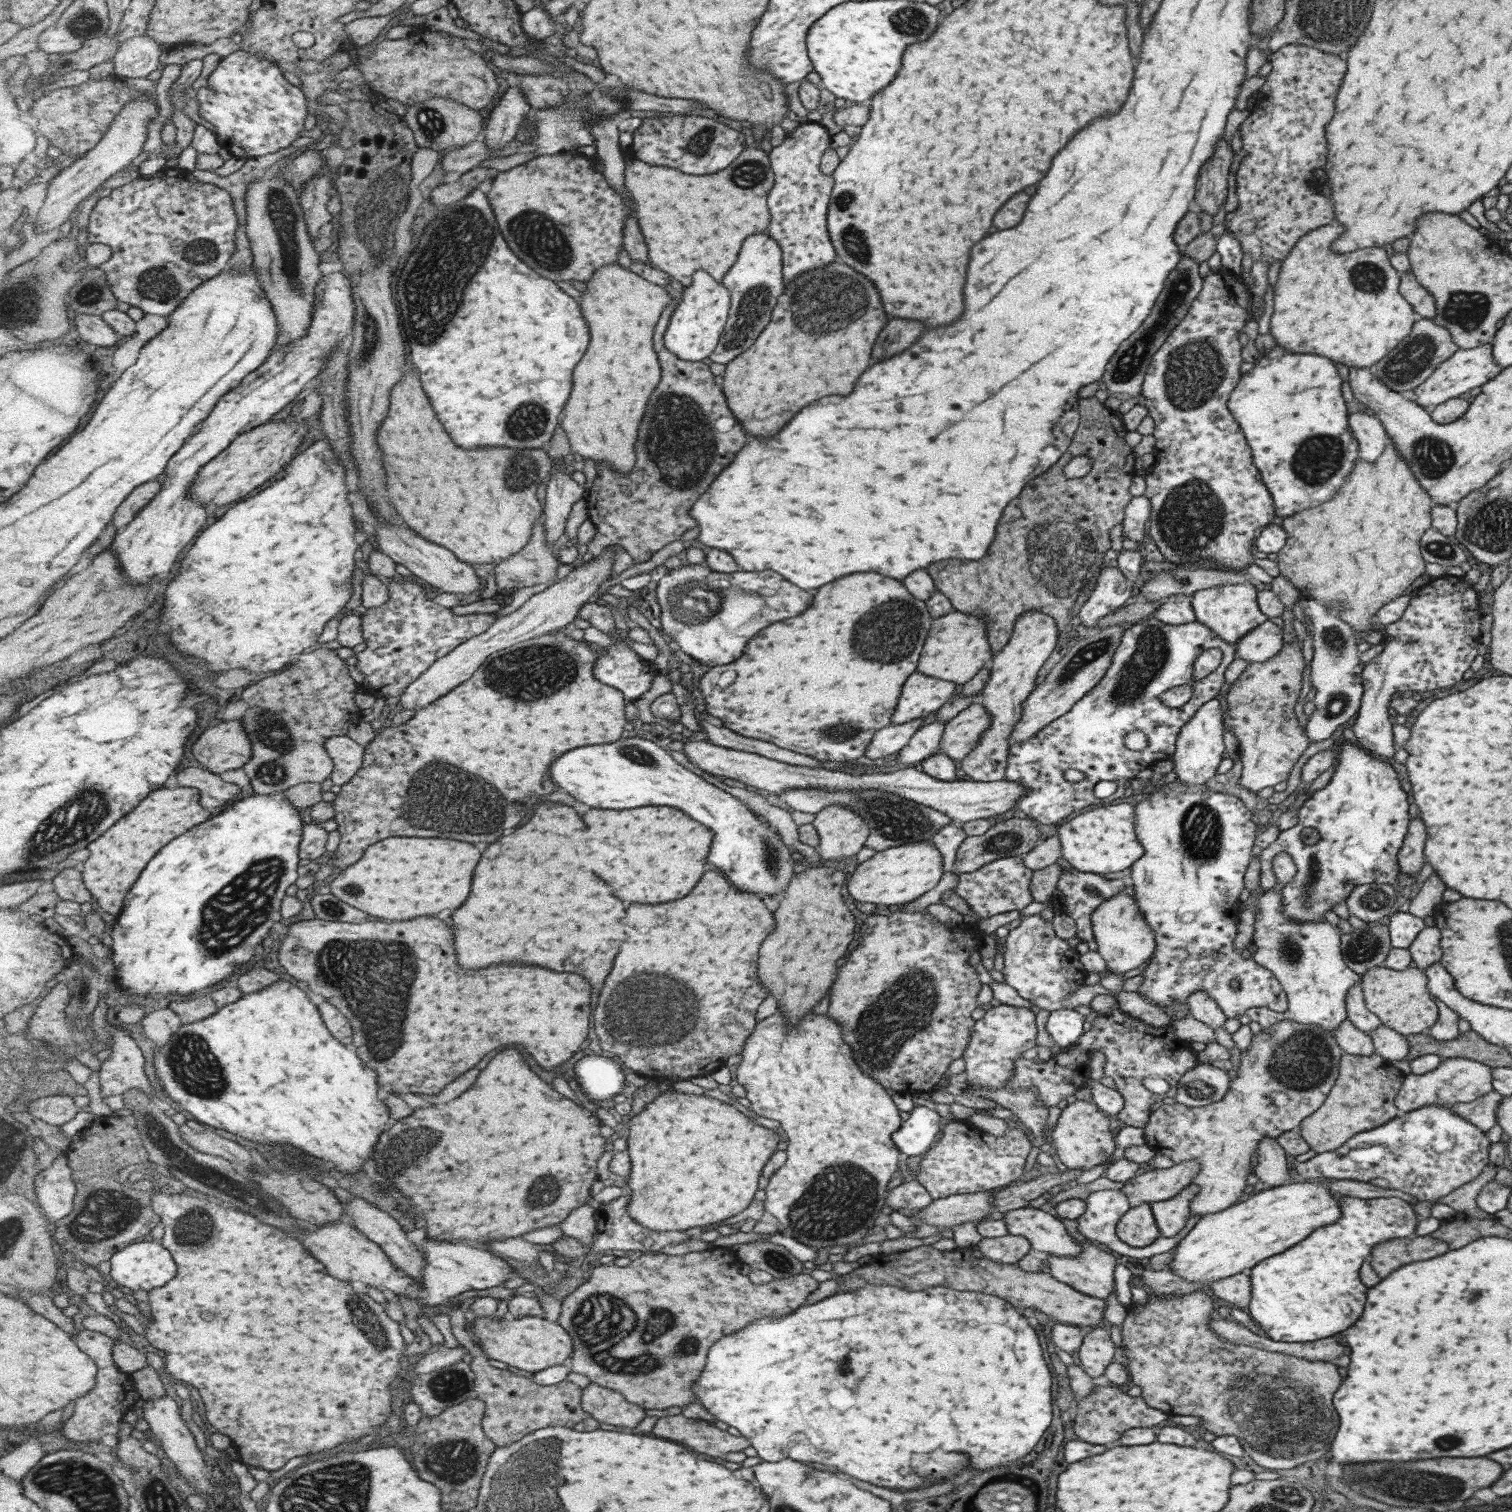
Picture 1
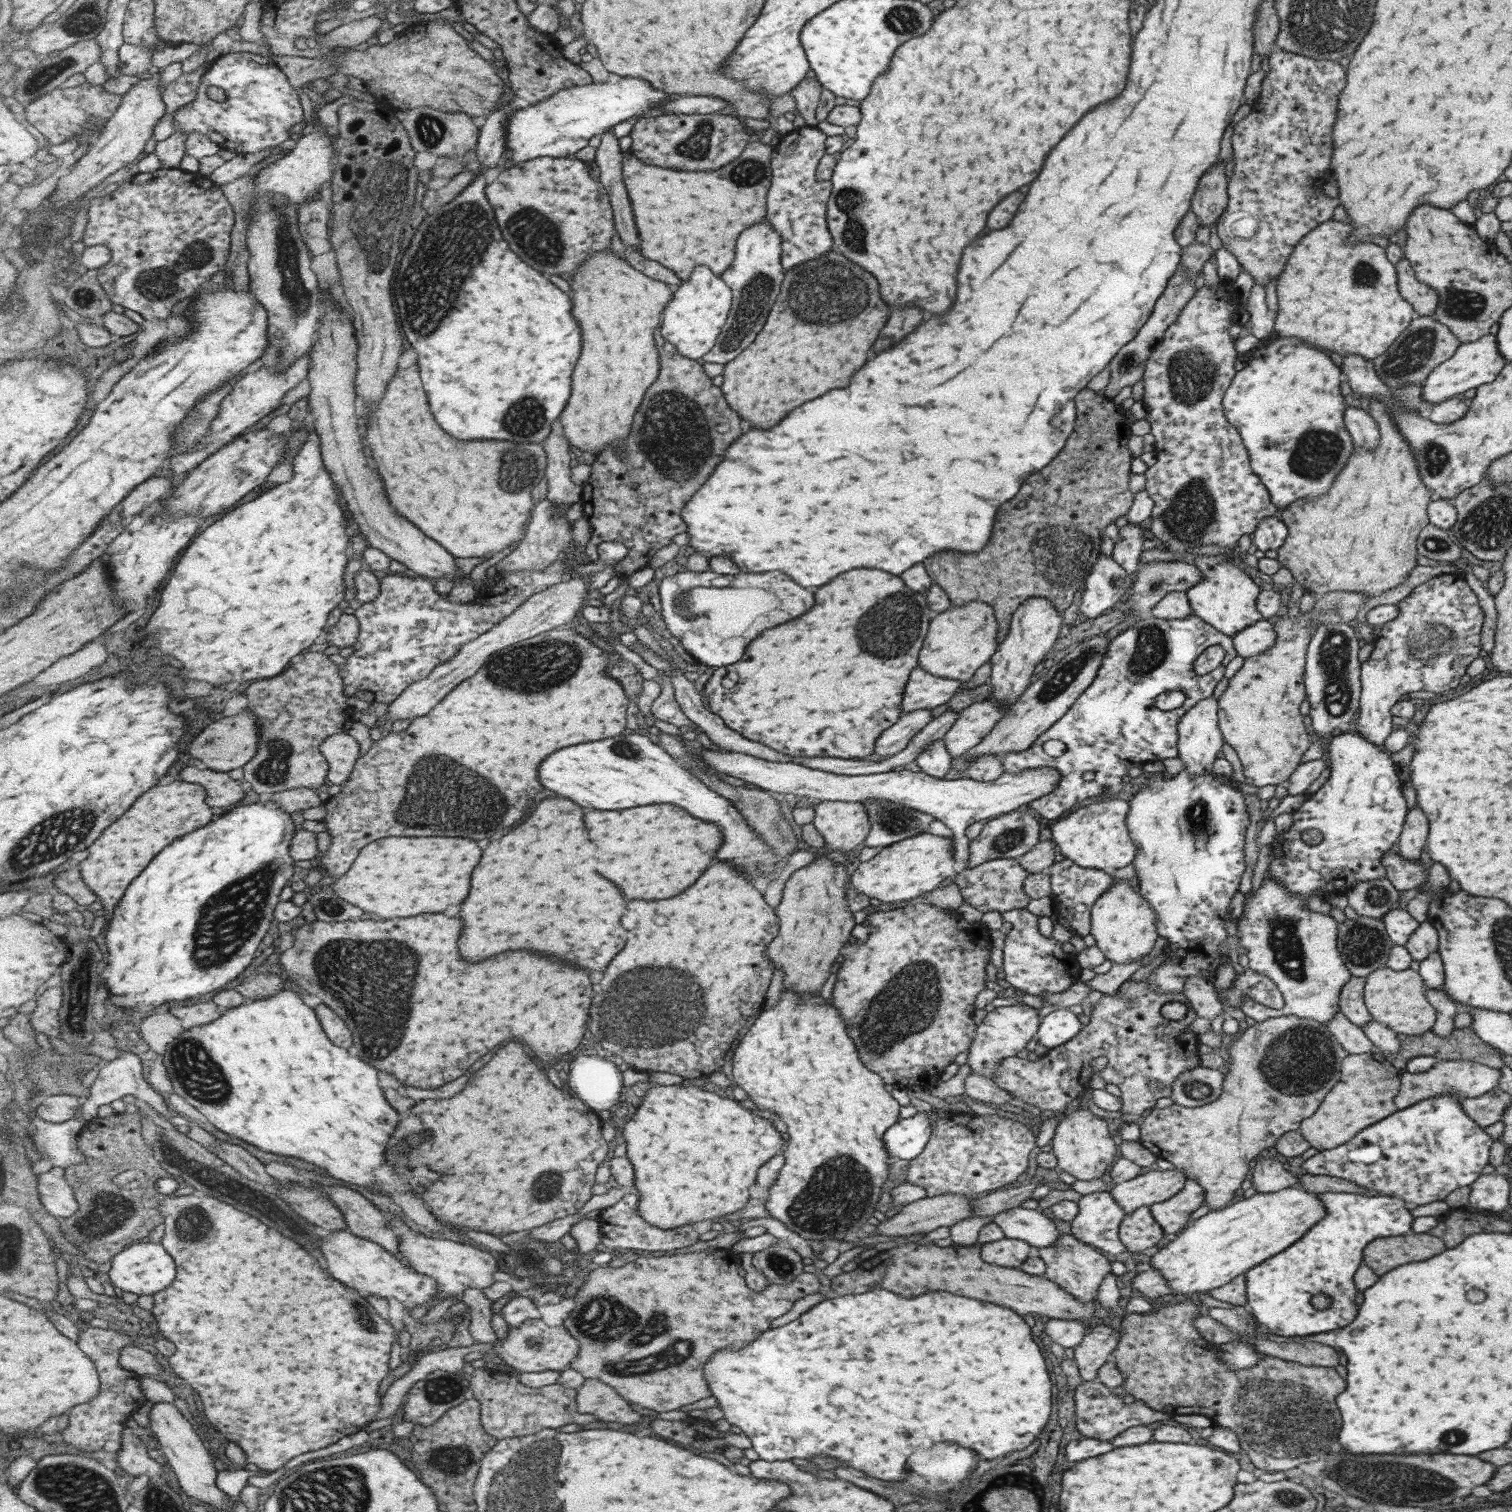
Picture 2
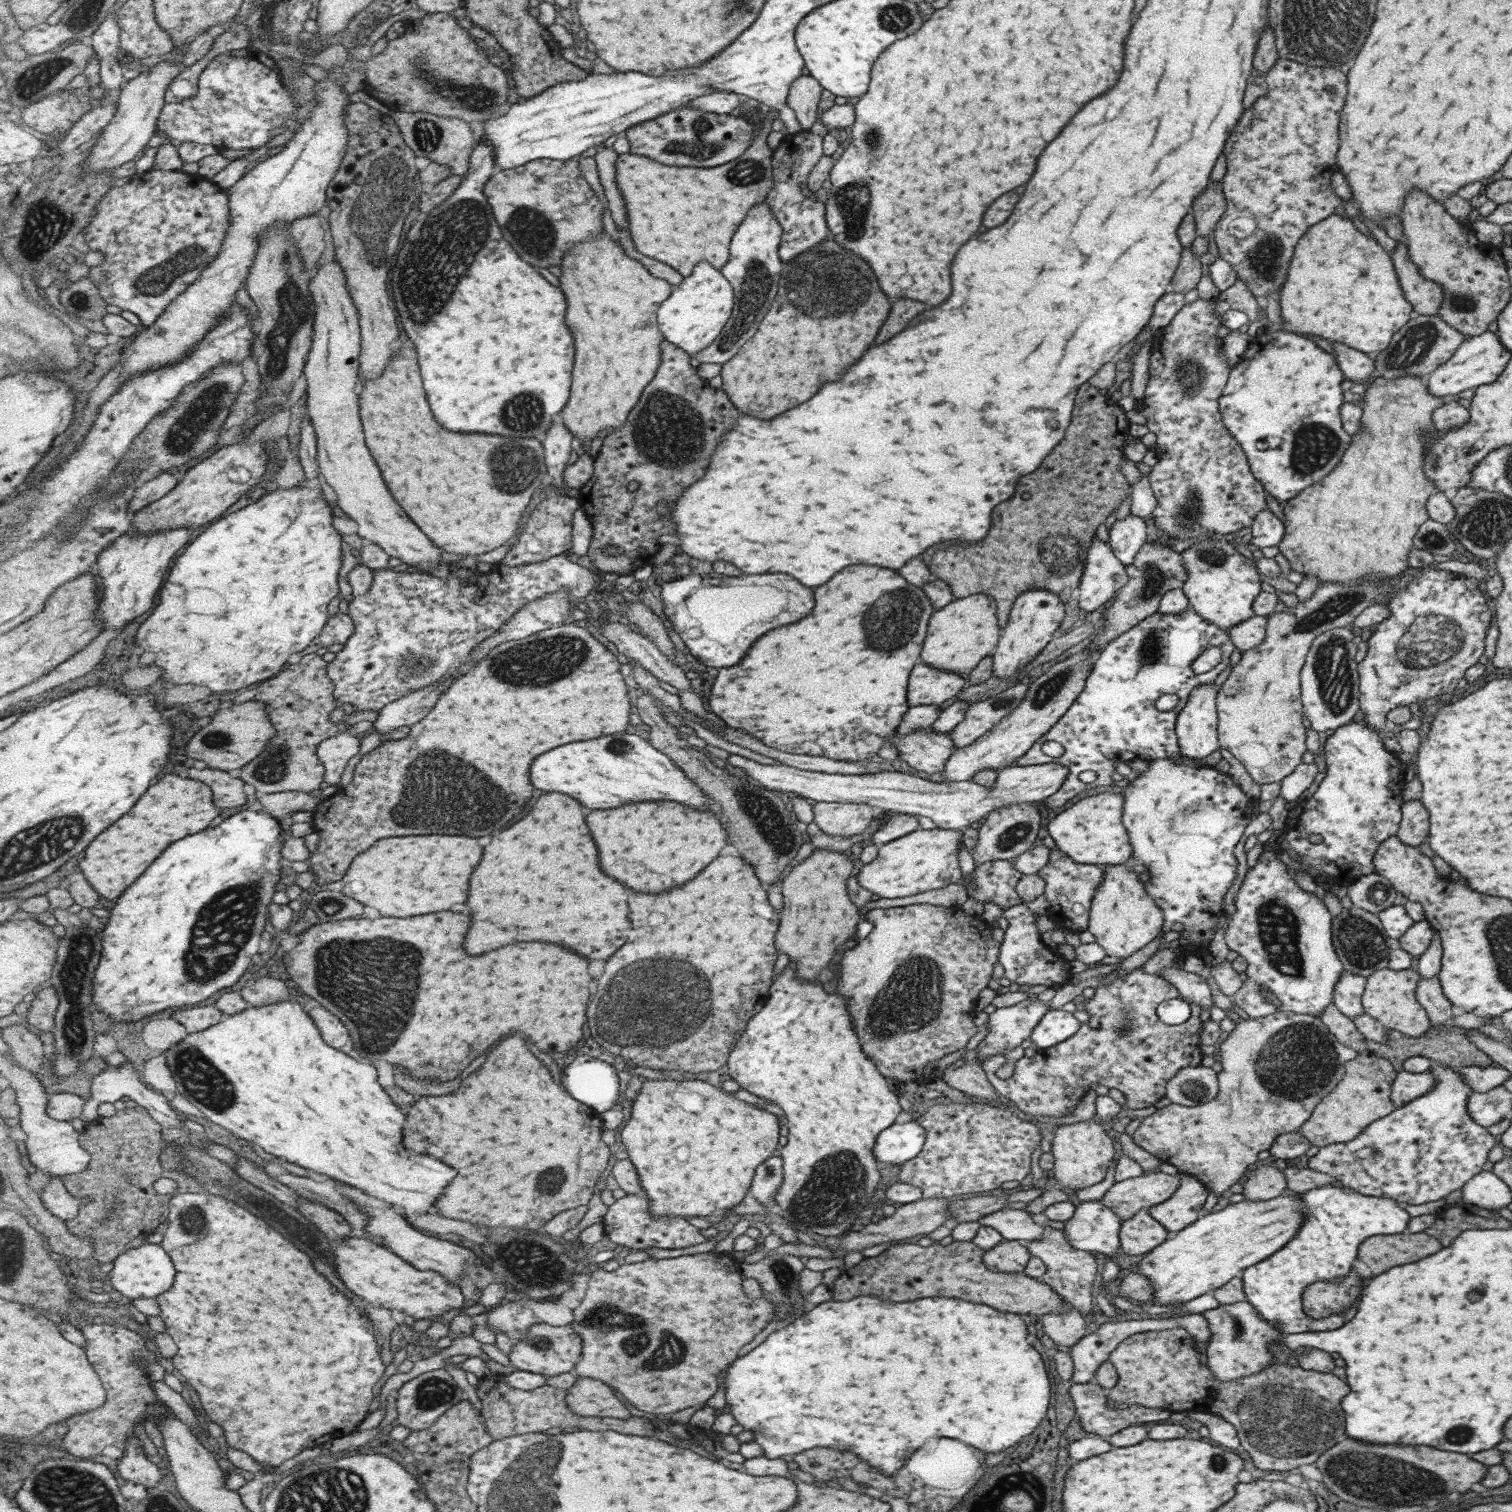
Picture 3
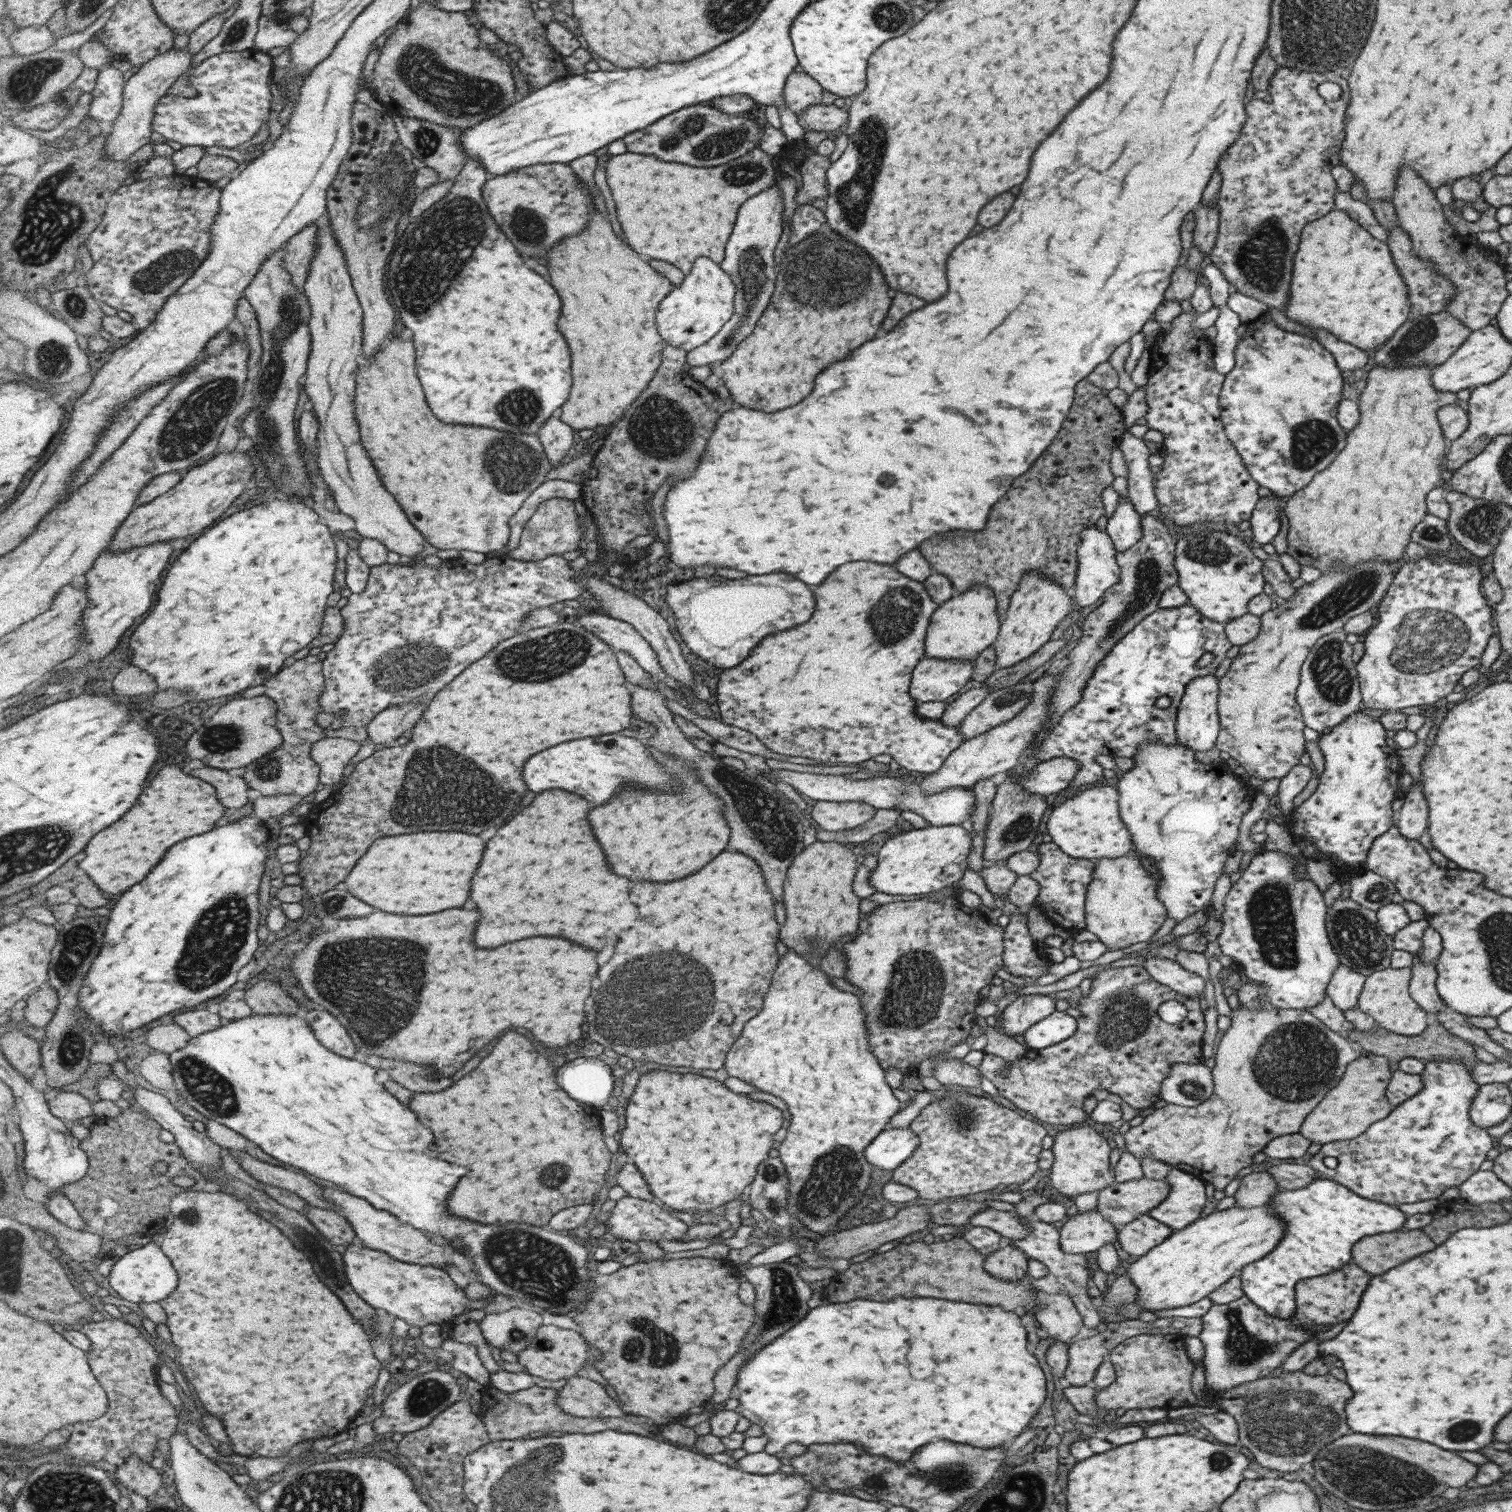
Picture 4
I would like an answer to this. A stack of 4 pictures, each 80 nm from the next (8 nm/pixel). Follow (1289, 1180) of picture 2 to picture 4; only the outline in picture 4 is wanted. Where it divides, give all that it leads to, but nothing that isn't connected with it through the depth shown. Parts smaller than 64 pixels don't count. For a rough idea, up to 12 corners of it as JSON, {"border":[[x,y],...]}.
{"border":[[1266,1171],[1239,1179],[1237,1208],[1266,1204],[1278,1185]]}

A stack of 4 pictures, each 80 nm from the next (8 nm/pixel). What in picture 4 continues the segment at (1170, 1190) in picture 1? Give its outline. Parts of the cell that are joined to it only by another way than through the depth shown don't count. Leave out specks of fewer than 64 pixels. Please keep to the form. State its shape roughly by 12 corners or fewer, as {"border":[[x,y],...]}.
{"border":[[1141,1176],[1097,1191],[1117,1230],[1155,1208],[1170,1186]]}

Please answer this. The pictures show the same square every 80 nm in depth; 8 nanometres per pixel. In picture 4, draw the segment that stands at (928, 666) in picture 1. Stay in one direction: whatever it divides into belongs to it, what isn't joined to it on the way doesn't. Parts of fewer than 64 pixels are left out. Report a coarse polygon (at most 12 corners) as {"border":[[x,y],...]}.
{"border":[[974,584],[931,613],[925,656],[975,660],[1000,621]]}

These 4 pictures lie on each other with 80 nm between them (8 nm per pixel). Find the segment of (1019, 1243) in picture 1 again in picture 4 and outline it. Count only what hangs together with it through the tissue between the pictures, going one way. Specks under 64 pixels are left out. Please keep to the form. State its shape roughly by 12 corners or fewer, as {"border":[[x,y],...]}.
{"border":[[1002,1243],[982,1267],[997,1280],[1028,1278],[1020,1248]]}

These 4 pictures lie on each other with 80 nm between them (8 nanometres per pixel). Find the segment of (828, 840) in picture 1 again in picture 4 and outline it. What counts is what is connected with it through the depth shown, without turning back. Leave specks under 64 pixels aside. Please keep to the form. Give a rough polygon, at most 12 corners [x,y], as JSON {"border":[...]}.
{"border":[[815,801],[814,826],[835,832],[866,823],[863,801]]}

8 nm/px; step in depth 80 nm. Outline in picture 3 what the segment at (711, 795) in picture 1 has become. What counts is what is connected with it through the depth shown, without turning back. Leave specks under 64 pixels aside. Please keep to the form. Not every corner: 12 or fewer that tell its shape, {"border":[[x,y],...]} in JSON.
{"border":[[643,735],[553,748],[535,788],[593,810],[643,800],[713,806]]}

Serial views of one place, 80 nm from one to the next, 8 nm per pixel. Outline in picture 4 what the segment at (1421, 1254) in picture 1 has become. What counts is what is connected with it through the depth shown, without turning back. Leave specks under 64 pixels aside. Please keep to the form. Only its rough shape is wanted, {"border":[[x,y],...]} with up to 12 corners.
{"border":[[1421,1230],[1364,1236],[1351,1260],[1373,1276],[1435,1248]]}

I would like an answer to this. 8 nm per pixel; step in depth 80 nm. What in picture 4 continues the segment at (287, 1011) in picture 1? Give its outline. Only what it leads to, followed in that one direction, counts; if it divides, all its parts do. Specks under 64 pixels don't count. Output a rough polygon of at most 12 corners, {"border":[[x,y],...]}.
{"border":[[299,1016],[172,1052],[193,1109],[461,1255],[502,1307],[594,1292],[587,1241],[449,1212],[469,1168]]}

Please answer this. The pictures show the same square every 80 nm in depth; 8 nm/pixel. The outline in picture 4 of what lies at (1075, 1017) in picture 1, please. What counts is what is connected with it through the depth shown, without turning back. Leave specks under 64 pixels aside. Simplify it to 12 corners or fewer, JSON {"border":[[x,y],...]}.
{"border":[[1054,1011],[1024,1030],[1036,1051],[1069,1038],[1076,1020]]}

